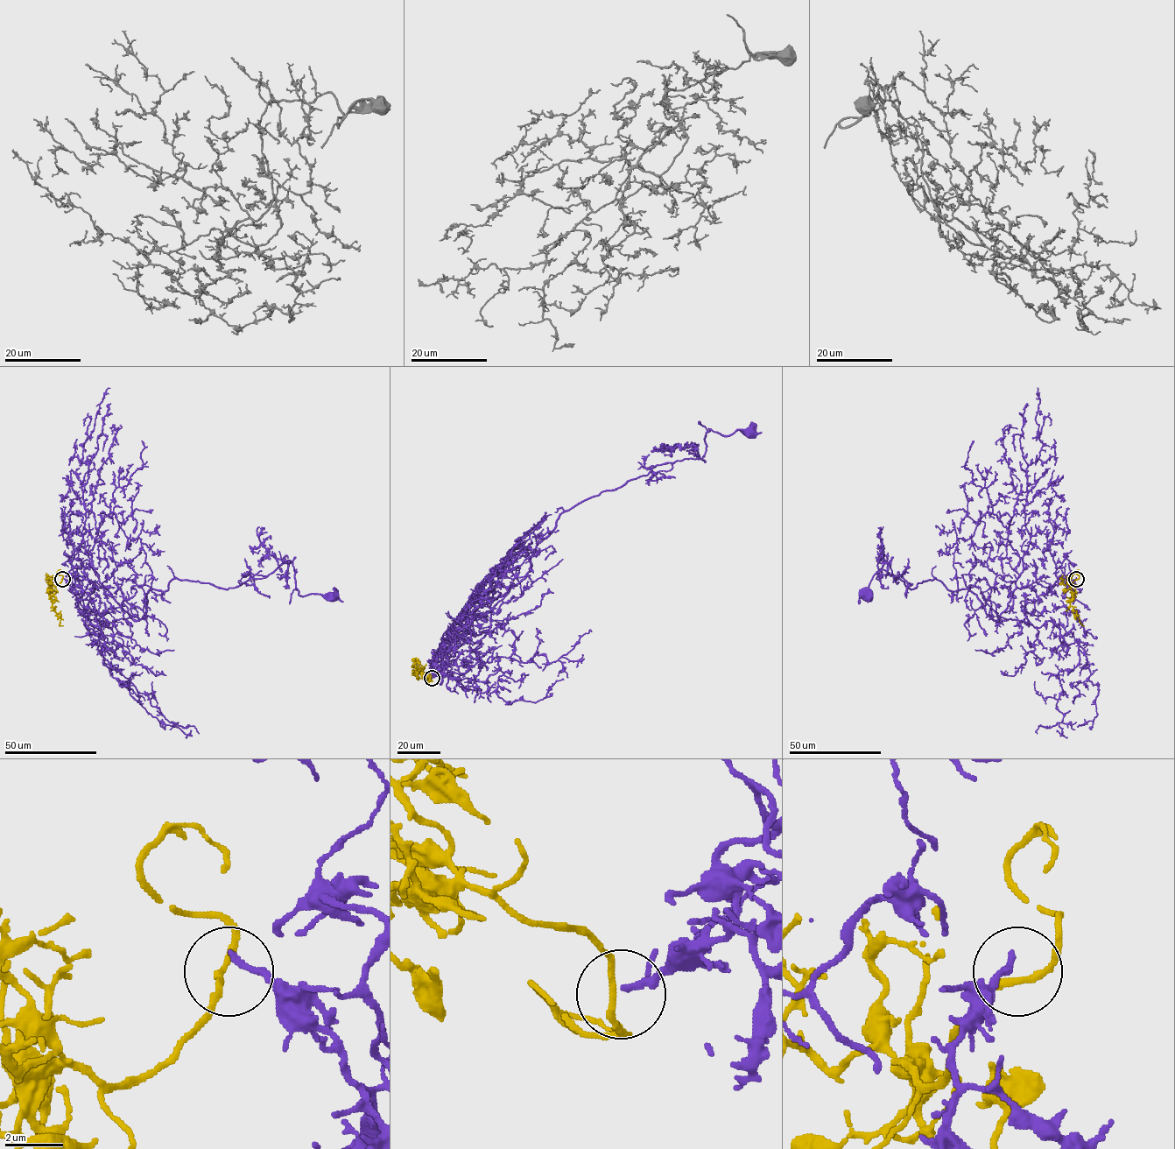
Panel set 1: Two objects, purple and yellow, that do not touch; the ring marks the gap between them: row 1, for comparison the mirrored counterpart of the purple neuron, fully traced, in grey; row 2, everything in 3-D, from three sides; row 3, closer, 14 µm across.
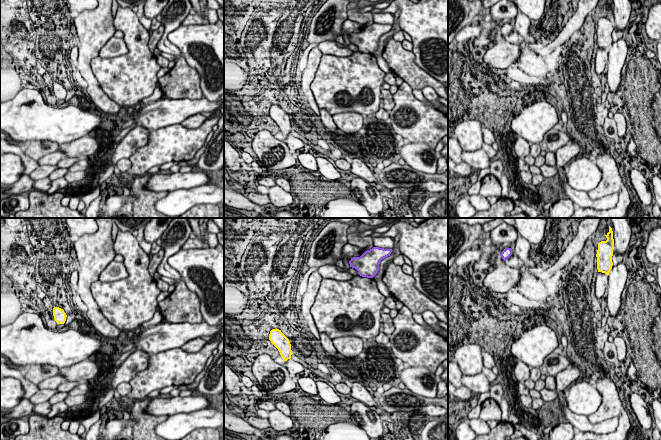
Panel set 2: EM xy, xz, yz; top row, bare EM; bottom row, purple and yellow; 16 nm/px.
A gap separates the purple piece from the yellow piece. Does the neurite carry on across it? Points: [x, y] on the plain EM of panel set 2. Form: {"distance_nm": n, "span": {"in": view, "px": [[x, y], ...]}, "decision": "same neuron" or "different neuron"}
{"distance_nm": 1350, "span": {"in": "yz", "px": [[511, 30], [596, 30]]}, "decision": "different neuron"}

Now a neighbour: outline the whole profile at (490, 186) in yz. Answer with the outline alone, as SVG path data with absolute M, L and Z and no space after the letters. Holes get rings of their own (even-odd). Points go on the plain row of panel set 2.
M487 175L481 180L480 193L484 197L501 197L502 187L499 180L493 175Z

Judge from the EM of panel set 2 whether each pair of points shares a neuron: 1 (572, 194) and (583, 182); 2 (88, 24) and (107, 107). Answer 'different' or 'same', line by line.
1: different
2: same

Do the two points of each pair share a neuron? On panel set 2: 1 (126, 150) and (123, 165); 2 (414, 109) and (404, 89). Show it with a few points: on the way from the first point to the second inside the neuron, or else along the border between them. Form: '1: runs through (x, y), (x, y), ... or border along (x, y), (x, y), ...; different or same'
1: border along (127, 157), (122, 157), (114, 165); different
2: runs through (409, 104), (404, 99), (404, 94); same

